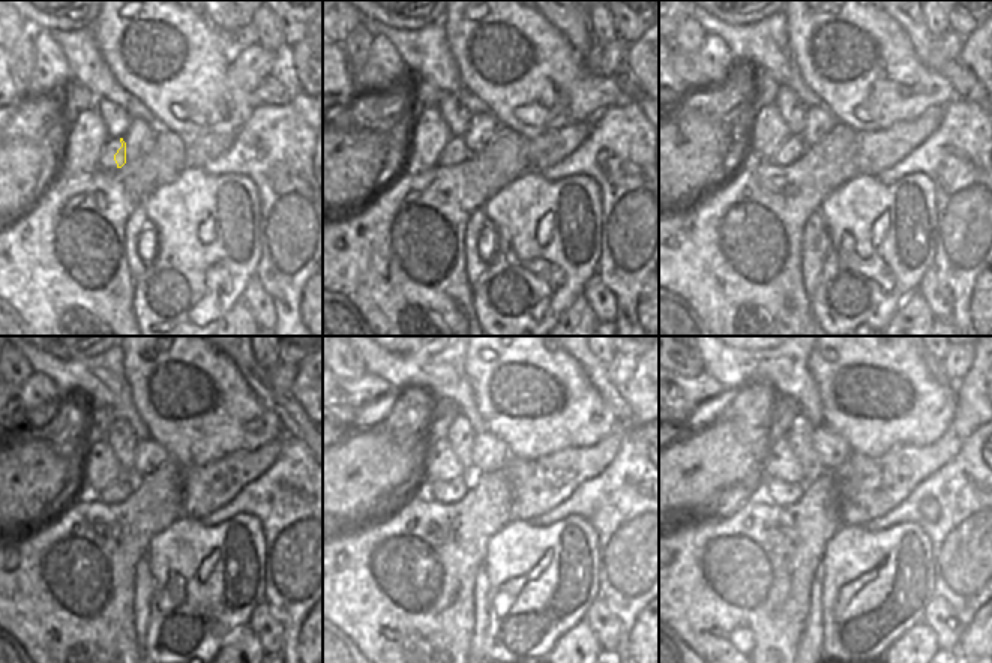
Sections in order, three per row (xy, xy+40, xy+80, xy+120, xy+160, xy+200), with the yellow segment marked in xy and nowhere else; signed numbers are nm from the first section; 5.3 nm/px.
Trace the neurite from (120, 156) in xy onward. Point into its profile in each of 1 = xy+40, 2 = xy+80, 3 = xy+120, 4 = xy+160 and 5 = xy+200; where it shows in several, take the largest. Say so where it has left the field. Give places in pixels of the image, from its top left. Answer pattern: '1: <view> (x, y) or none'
1: xy+40 (458, 152)
2: xy+80 (794, 150)
3: xy+120 (123, 486)
4: xy+160 (444, 491)
5: xy+200 (782, 494)

